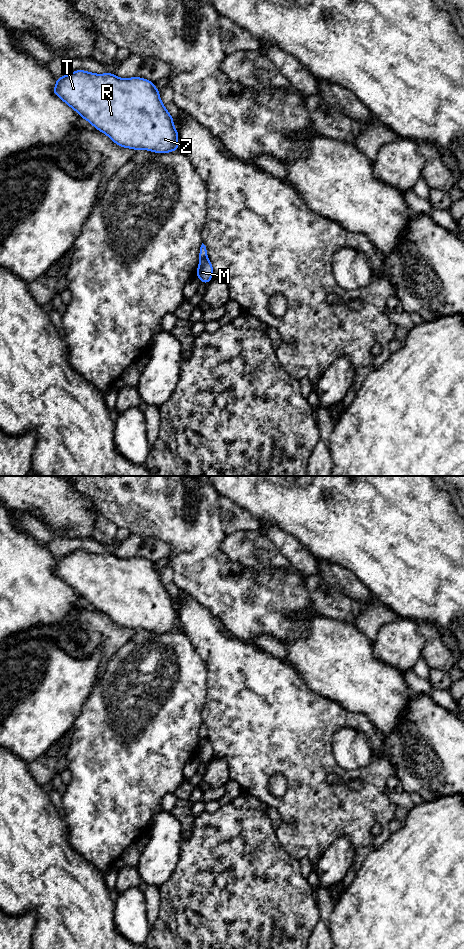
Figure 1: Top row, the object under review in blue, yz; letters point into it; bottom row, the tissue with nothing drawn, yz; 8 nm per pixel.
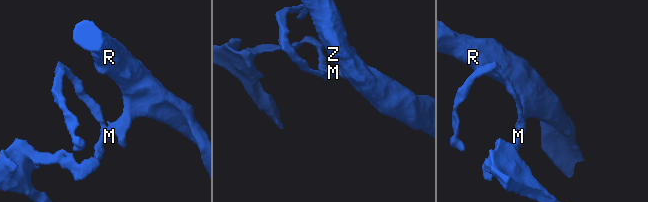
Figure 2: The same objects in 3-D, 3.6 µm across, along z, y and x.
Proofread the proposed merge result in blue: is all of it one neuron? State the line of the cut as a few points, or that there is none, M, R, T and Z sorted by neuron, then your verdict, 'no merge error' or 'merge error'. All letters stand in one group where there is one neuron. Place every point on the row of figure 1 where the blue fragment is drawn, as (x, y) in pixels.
yz (206, 256), (200, 259) | M / R T Z | merge error

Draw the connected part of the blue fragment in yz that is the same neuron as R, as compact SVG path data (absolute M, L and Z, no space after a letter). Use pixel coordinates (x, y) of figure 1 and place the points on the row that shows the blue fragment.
M77 70L57 78L53 92L98 131L123 148L168 153L180 150L173 117L161 102L153 82L140 77L119 78L111 73Z

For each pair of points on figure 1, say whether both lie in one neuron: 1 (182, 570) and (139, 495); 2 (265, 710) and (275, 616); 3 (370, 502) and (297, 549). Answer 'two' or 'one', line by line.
1: one
2: two
3: two

